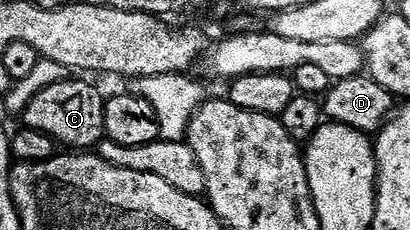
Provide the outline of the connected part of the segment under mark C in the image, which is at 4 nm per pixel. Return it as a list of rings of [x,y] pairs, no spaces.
[[[68,77],[62,79],[57,85],[49,85],[49,89],[41,89],[33,101],[24,109],[21,122],[28,131],[45,133],[50,139],[54,139],[56,144],[63,149],[95,149],[105,138],[105,95],[102,95],[91,83],[82,83],[82,78]]]

